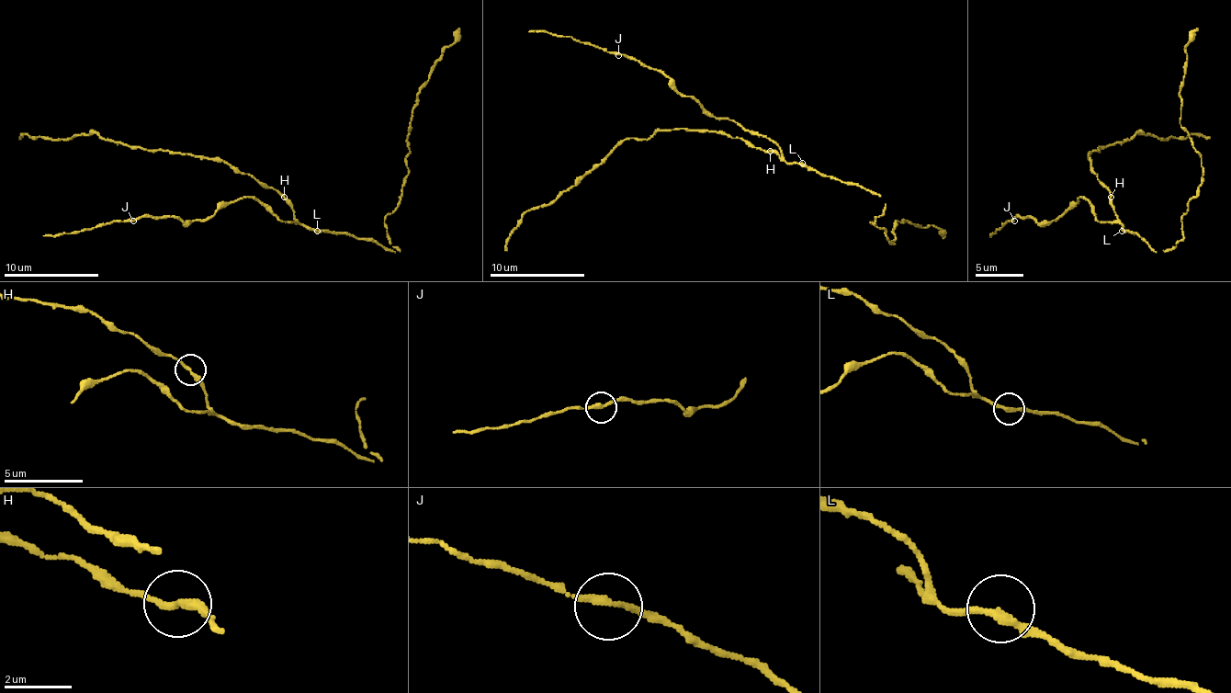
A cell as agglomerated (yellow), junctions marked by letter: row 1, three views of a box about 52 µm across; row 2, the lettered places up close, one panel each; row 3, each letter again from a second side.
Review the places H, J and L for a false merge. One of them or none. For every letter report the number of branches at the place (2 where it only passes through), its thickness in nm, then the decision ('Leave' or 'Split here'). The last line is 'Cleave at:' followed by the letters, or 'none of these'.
H: Branches: 2. Thickness 240 nm. Leave
J: Branches: 2. Thickness 200 nm. Leave
L: Branches: 2. Thickness 240 nm. Leave
Cleave at: none of these

